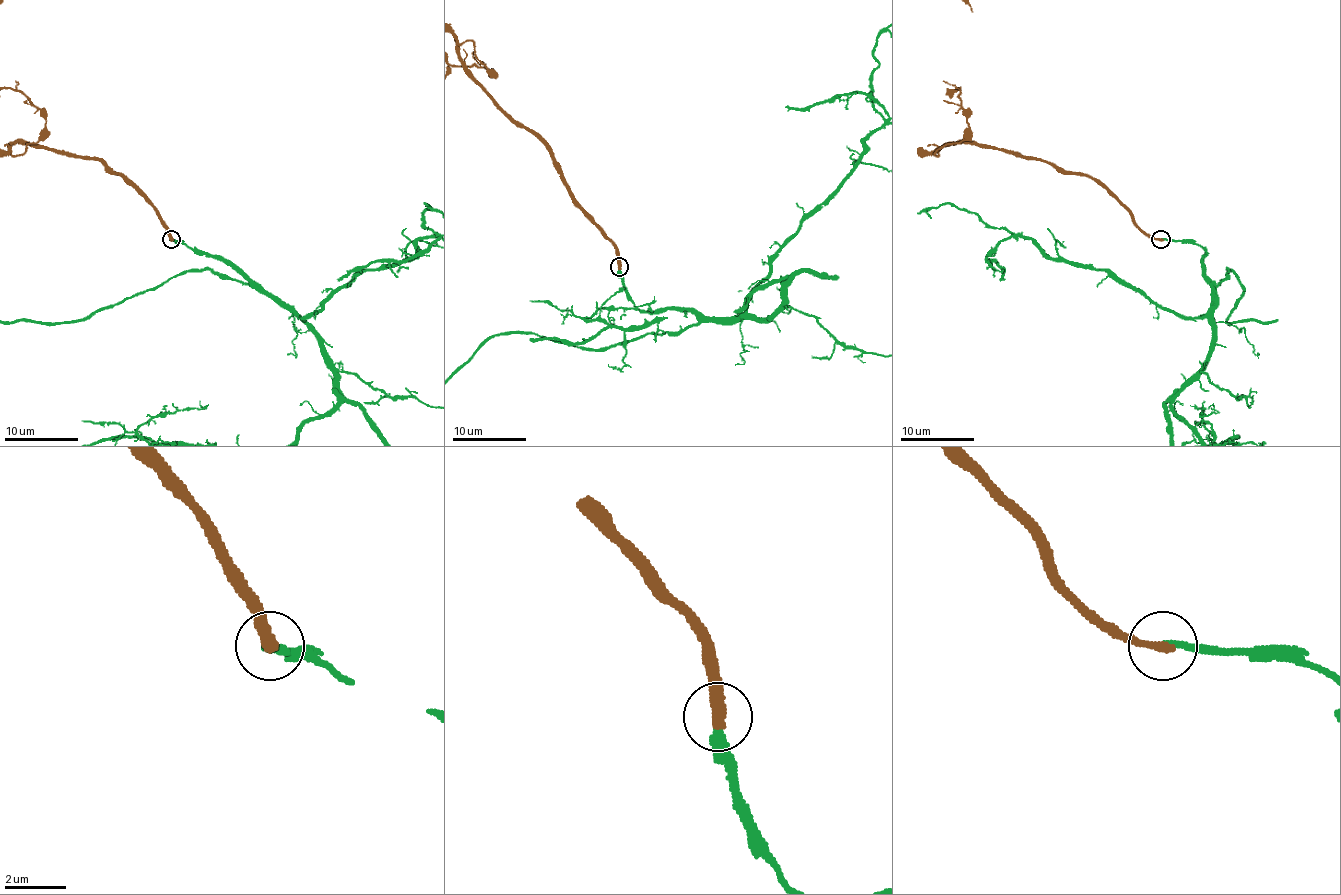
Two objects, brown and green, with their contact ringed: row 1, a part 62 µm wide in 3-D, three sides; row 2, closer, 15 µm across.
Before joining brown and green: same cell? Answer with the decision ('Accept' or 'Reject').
Reject

